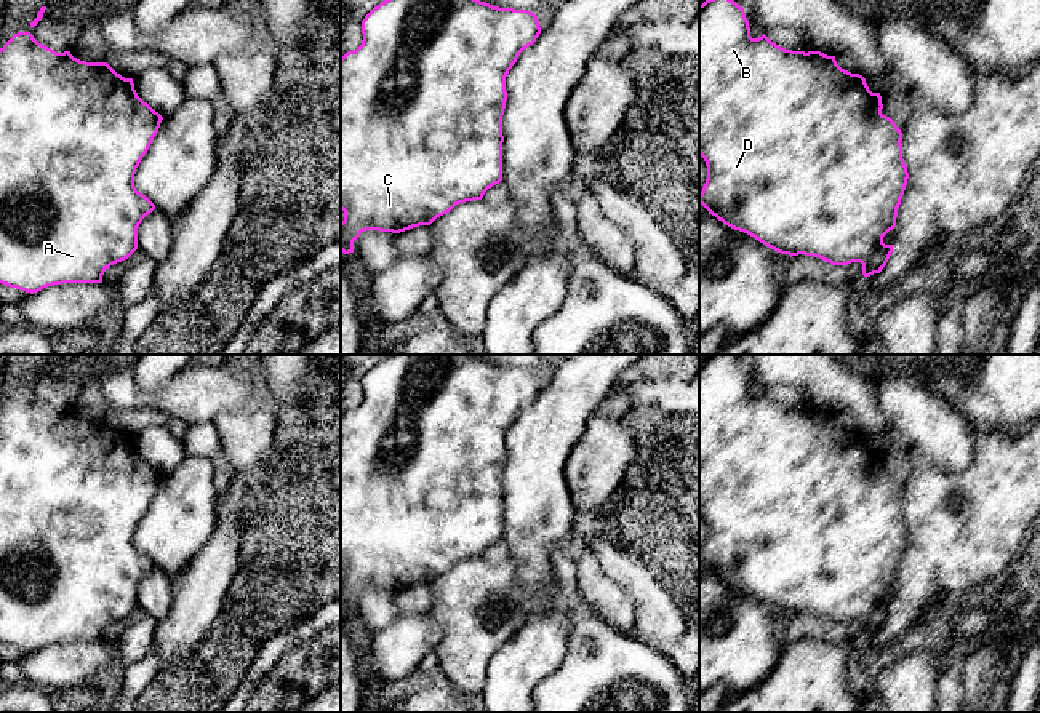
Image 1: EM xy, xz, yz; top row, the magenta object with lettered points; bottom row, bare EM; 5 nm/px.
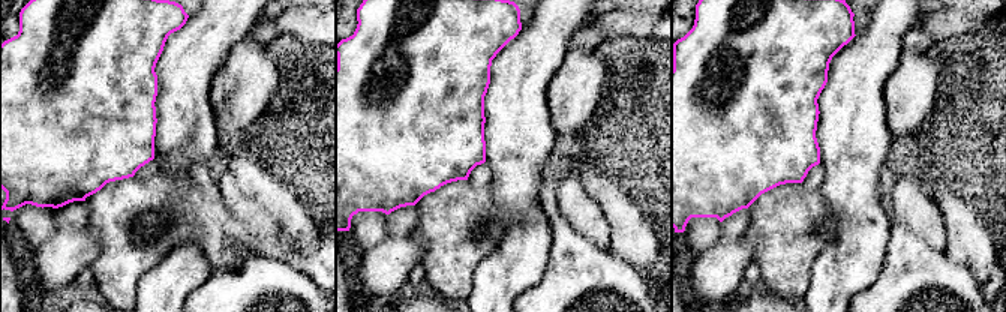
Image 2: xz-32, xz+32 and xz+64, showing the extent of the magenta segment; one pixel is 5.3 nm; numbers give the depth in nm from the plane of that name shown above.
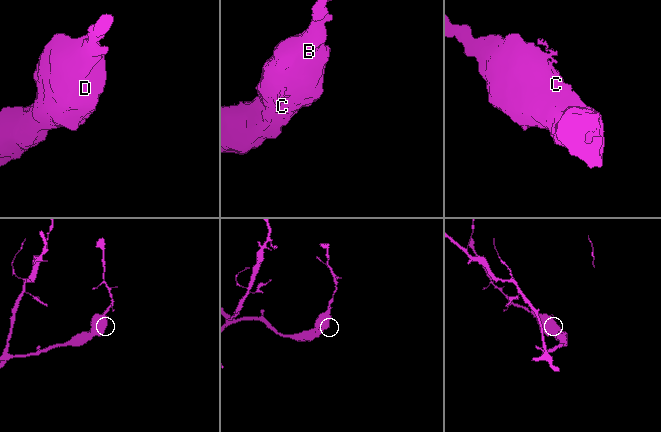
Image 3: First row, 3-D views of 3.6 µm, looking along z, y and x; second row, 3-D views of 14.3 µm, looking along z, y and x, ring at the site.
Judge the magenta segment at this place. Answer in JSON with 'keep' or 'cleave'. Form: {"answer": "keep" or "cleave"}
{"answer": "keep"}

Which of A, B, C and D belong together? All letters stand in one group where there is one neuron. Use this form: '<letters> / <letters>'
A B C D

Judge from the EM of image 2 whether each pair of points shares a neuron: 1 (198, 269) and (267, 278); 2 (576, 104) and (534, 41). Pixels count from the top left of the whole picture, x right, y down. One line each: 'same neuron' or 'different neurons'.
1: different neurons
2: different neurons

